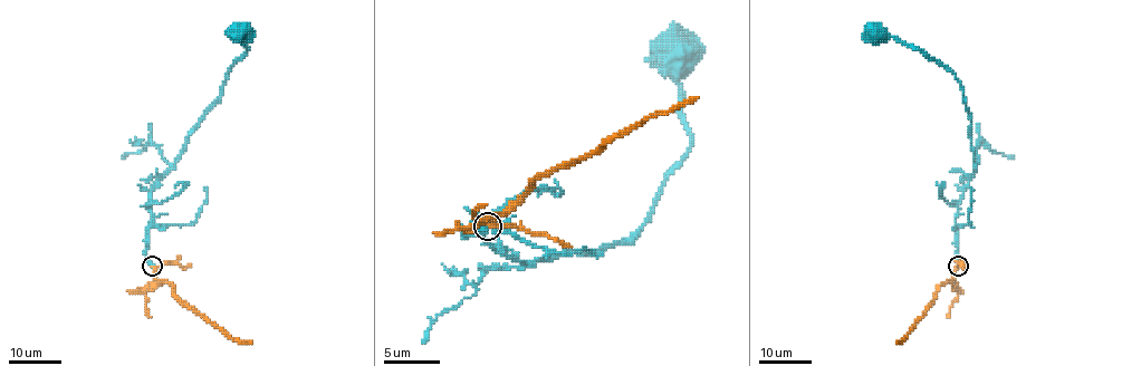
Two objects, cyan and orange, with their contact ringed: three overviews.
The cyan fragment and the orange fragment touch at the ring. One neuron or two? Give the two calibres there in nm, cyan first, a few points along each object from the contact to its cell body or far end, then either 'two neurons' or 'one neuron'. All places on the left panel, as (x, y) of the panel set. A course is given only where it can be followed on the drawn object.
300 nm thick on the cyan side, 240 nm on the other; cyan runs (152, 266), (146, 258), (151, 191), (218, 97), (231, 66), (247, 50), (241, 32); orange runs (152, 266), (155, 285), (168, 283), (181, 300), (230, 336), (251, 343); one neuron

